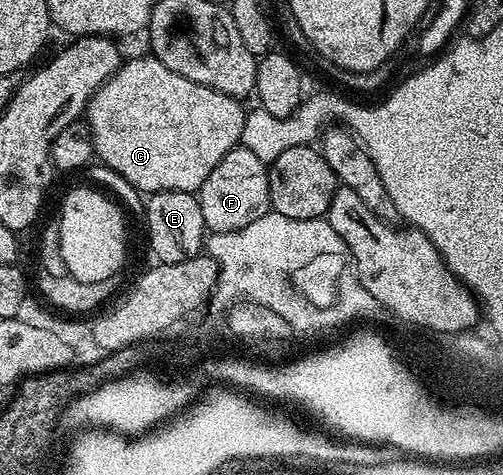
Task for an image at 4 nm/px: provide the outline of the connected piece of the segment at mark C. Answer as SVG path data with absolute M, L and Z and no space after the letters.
M146 55L146 57L133 57L126 60L120 68L116 70L101 85L99 91L93 93L93 97L89 100L87 110L87 128L93 136L93 151L96 160L102 165L106 165L111 171L115 171L123 179L127 179L127 183L131 183L137 188L138 193L142 195L152 195L162 193L162 191L183 191L184 193L193 193L199 190L204 180L211 175L216 165L220 163L225 155L233 148L241 145L241 136L243 135L243 123L245 122L246 106L238 98L231 95L223 95L219 91L215 91L211 87L203 87L203 83L195 83L191 79L187 79L183 75L179 75L175 71L171 71L171 67L164 65L159 58Z

